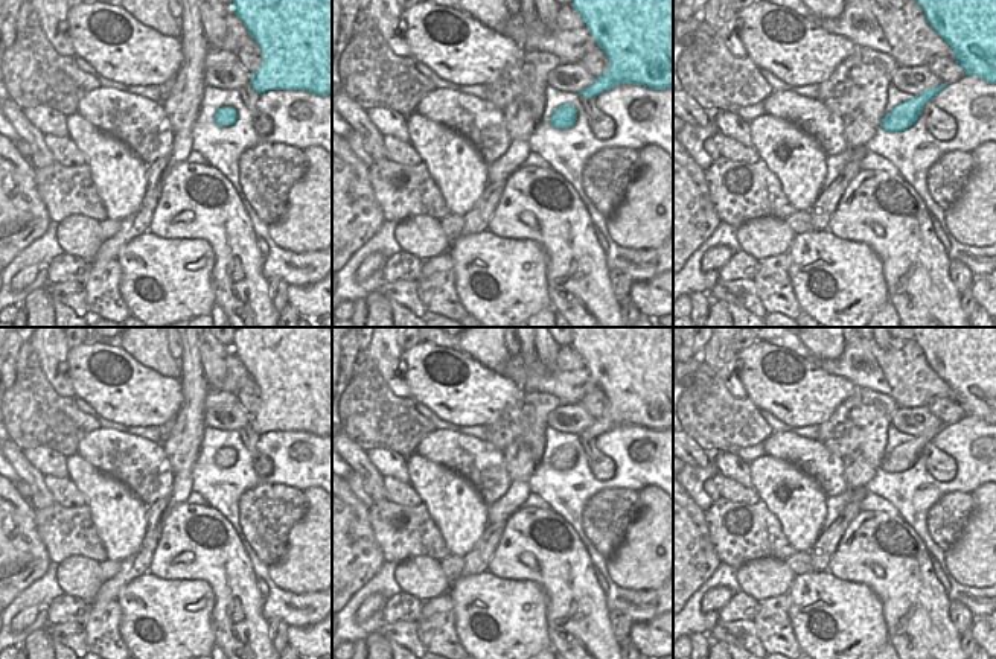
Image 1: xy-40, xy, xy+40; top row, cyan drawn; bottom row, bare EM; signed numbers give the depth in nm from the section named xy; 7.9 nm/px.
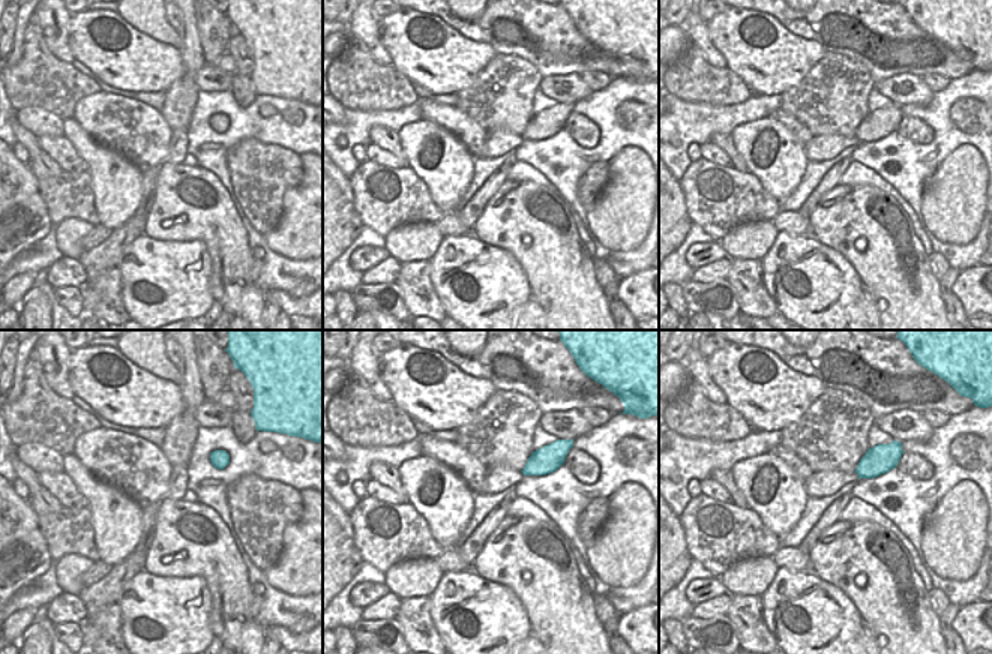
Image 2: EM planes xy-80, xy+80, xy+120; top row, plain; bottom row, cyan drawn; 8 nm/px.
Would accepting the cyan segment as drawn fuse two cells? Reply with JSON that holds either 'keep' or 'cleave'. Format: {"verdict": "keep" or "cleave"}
{"verdict": "keep"}

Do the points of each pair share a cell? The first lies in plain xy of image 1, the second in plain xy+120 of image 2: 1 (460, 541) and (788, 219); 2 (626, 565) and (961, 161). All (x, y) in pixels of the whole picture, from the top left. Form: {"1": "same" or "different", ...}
{"1": "different", "2": "same"}

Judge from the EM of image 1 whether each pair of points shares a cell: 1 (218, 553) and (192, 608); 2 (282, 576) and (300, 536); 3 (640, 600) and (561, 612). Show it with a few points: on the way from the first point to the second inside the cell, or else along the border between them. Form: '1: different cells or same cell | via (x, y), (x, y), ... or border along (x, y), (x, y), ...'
1: different cells | border along (169, 577), (204, 580), (213, 595), (212, 617)
2: same cell | via (291, 566), (299, 559), (300, 545)
3: different cells | border along (606, 595), (606, 608), (609, 611)

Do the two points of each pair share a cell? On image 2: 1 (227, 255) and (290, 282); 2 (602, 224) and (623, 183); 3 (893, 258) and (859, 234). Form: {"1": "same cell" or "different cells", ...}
{"1": "different cells", "2": "same cell", "3": "same cell"}

